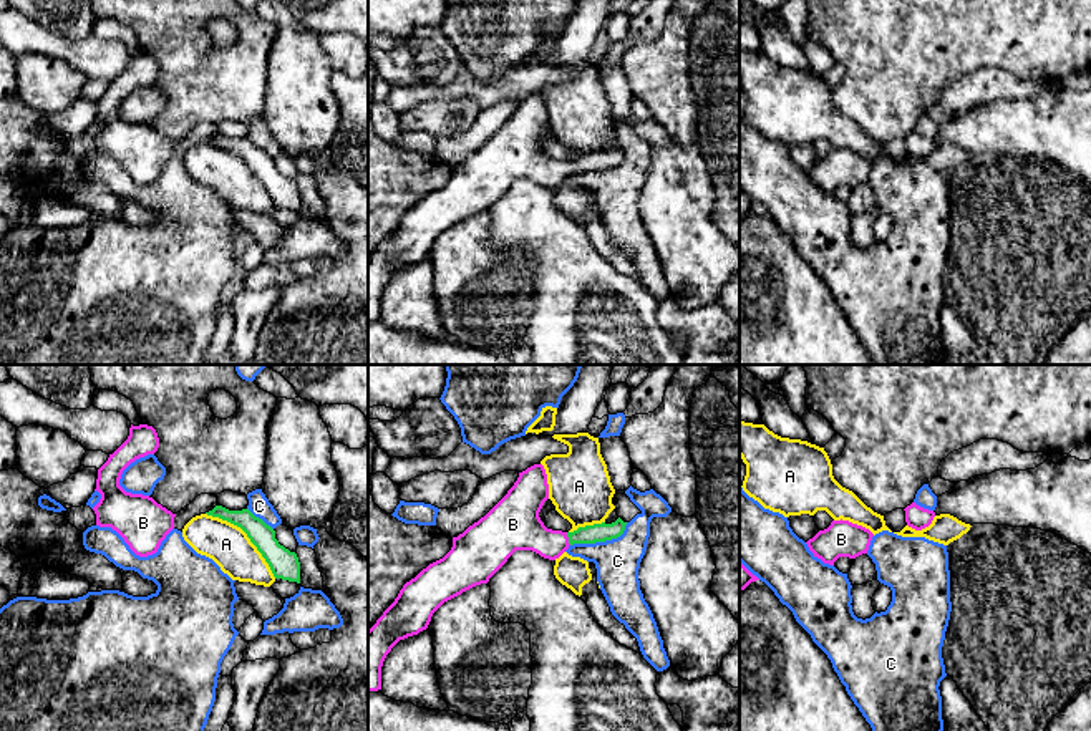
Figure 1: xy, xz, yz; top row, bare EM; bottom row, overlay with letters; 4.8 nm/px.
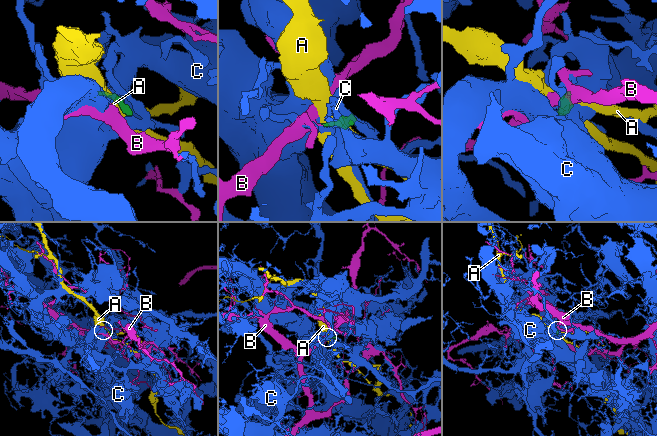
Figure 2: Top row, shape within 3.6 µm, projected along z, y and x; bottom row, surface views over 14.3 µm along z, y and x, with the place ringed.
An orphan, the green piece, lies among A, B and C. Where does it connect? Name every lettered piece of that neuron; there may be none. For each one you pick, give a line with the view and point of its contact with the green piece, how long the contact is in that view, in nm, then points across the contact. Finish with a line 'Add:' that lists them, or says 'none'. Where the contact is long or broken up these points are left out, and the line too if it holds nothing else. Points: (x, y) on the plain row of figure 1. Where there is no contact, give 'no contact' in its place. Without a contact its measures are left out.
B: xz (569, 168) | 70 nm | across xz (599, 161), (569, 168), (539, 168), (519, 156)
Add: B

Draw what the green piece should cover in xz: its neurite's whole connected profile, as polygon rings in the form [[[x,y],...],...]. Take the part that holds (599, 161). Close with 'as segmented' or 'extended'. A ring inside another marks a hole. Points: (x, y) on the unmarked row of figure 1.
[[[542,93],[519,101],[507,123],[478,151],[453,166],[451,179],[406,211],[368,259],[368,320],[381,318],[381,295],[391,277],[426,259],[433,242],[463,220],[487,212],[516,179],[559,187],[574,172],[617,167],[627,151],[594,152],[574,161],[552,159],[539,141],[549,128]]]; extended

